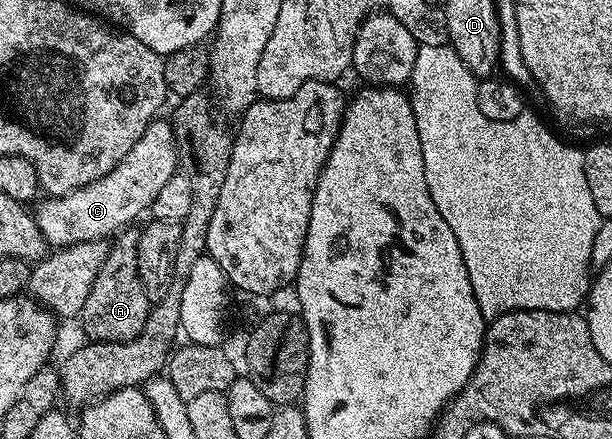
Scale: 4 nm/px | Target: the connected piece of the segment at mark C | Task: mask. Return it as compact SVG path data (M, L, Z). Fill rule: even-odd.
M156 118L137 138L137 146L101 178L81 186L64 196L47 196L34 205L33 215L41 234L52 249L66 248L68 244L111 238L120 230L134 225L142 212L150 209L153 198L177 174L179 151L170 119Z

